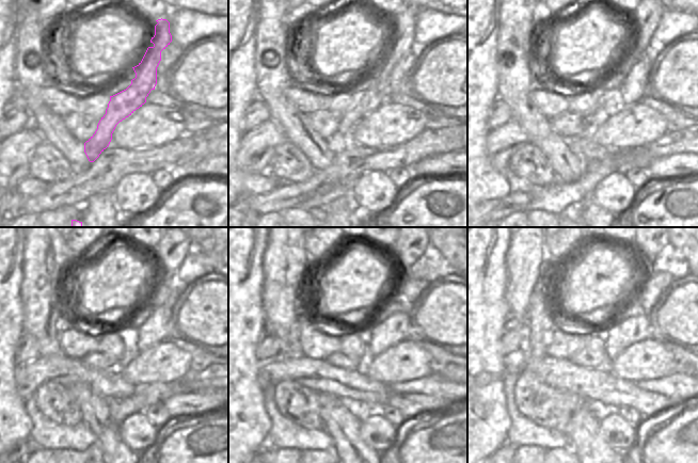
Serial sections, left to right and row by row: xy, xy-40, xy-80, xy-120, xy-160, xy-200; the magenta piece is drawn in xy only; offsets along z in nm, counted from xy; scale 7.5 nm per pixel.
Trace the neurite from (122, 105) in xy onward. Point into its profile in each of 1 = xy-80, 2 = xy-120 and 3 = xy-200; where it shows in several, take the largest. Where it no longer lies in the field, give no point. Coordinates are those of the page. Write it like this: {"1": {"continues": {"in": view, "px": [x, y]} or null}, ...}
{"1": {"continues": {"in": "xy-80", "px": [647, 15]}}, "2": {"continues": {"in": "xy-120", "px": [171, 250]}}, "3": {"continues": {"in": "xy-200", "px": [645, 249]}}}

